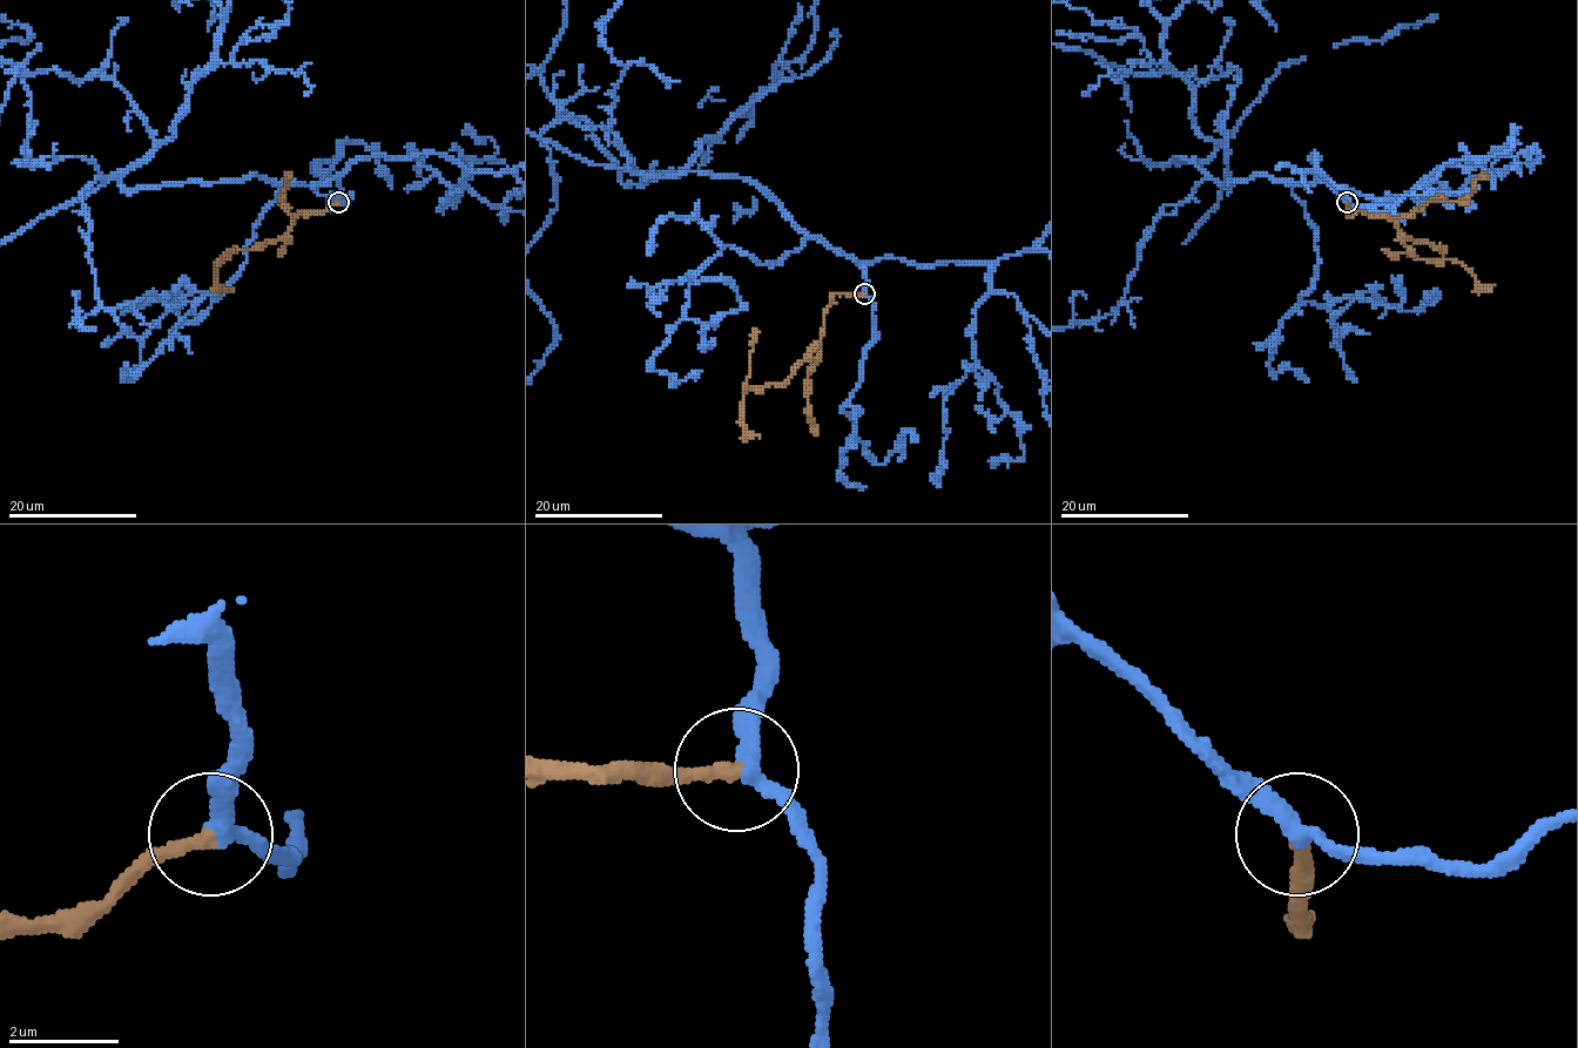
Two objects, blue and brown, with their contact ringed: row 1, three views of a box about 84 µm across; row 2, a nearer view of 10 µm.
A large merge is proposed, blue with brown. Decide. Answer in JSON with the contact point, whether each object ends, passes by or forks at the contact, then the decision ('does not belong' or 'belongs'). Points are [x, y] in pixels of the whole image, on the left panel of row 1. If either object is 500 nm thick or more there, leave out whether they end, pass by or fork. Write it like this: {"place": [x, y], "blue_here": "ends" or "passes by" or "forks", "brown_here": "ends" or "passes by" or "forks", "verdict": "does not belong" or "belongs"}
{"place": [338, 202], "blue_here": "passes by", "brown_here": "ends", "verdict": "belongs"}

